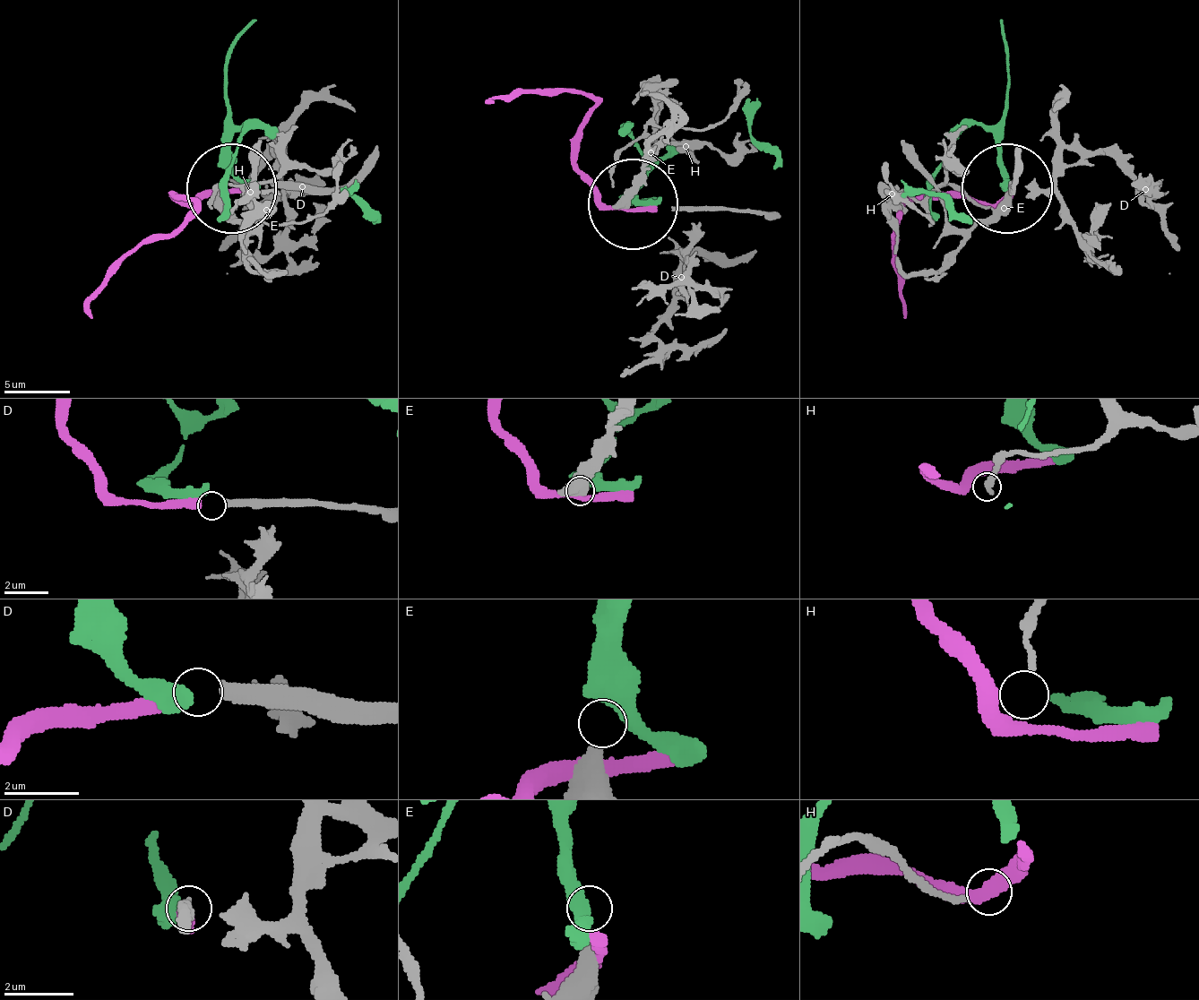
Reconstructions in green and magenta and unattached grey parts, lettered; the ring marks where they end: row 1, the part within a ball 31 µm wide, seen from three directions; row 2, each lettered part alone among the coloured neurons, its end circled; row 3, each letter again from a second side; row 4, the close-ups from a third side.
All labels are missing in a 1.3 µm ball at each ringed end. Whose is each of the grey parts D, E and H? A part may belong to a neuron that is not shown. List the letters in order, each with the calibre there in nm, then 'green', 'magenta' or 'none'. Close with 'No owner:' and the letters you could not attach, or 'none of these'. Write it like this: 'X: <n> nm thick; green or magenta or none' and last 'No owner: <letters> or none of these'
D: 360 nm thick; magenta
E: 440 nm thick; none
H: 150 nm thick; none
No owner: E, H

